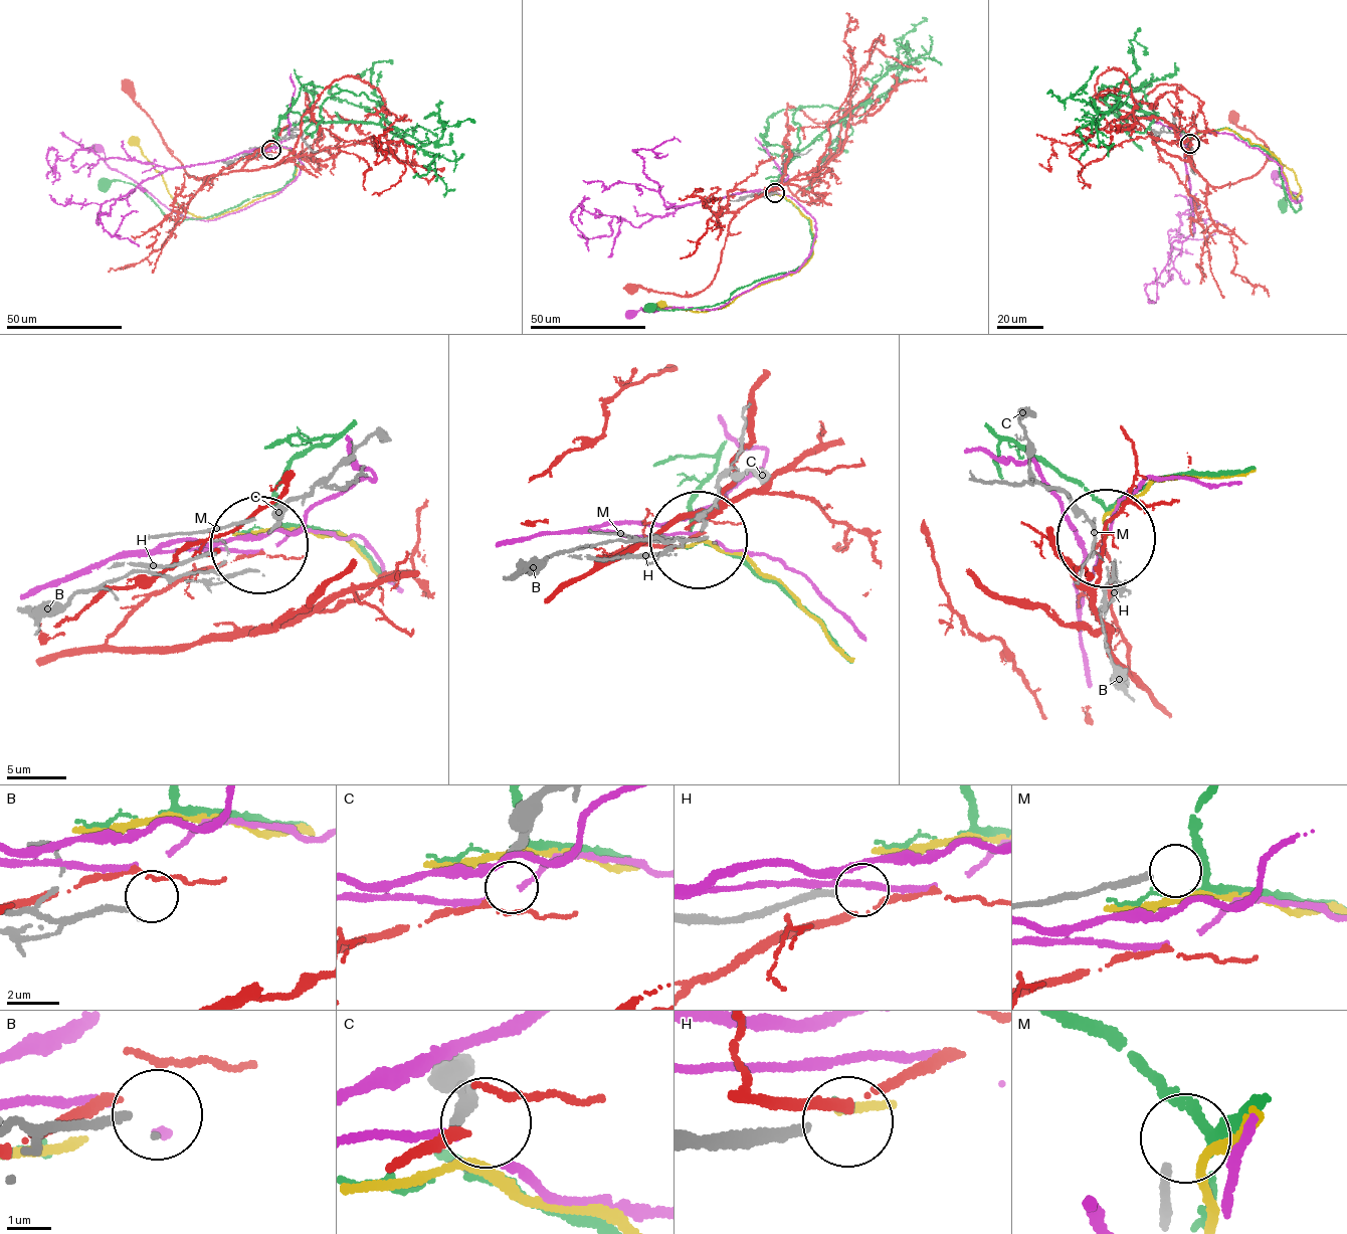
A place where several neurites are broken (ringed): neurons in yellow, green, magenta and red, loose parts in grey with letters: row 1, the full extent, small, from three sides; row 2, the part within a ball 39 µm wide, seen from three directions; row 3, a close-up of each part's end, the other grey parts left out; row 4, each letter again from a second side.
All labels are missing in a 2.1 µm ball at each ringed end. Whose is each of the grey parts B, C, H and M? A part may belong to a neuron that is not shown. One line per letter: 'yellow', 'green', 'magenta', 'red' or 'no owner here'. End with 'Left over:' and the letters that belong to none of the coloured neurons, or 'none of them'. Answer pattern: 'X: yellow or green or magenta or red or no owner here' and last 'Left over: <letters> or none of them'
B: no owner here
C: red
H: no owner here
M: no owner here
Left over: B, H, M

